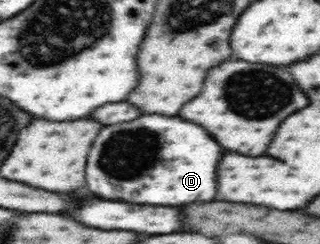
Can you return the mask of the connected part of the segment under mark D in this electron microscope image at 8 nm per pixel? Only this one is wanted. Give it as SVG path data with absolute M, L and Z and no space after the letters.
M144 115L136 121L106 127L88 157L88 189L108 201L128 201L136 205L188 205L214 201L216 161L224 149L182 117Z

